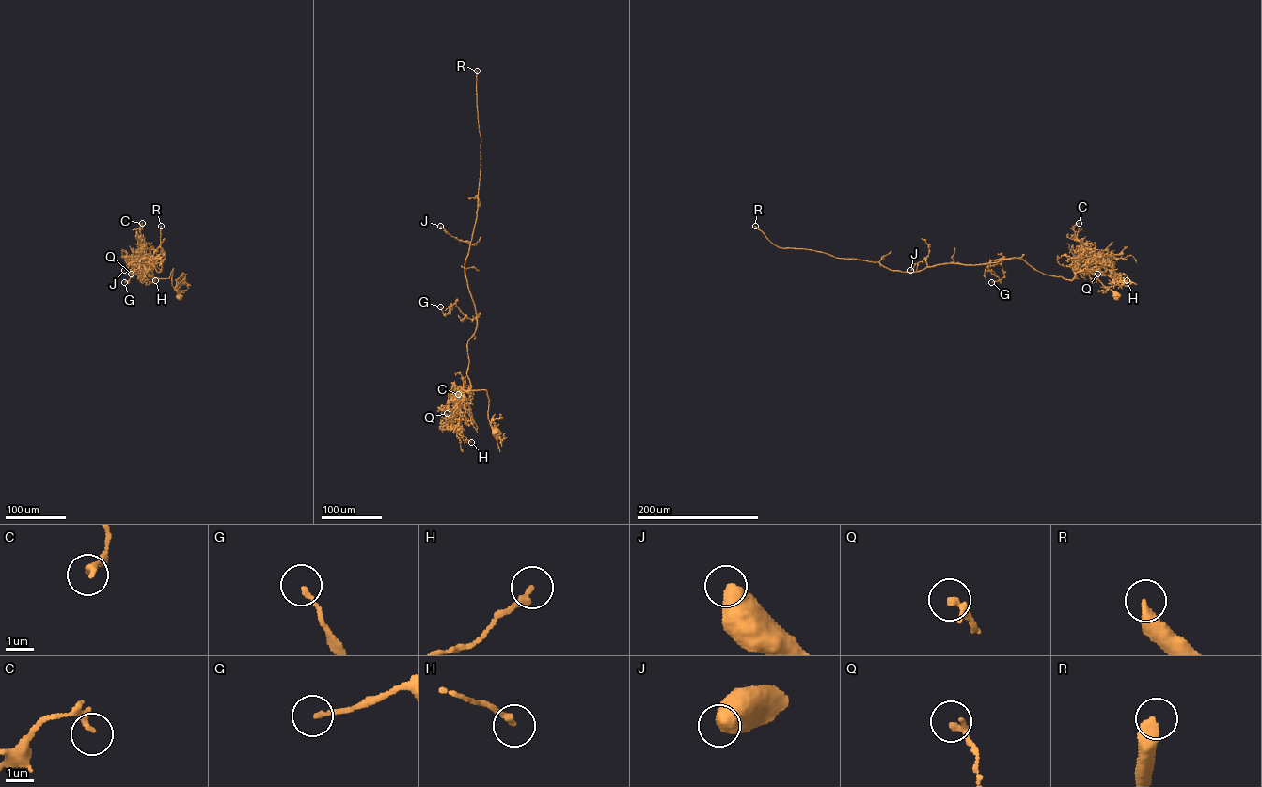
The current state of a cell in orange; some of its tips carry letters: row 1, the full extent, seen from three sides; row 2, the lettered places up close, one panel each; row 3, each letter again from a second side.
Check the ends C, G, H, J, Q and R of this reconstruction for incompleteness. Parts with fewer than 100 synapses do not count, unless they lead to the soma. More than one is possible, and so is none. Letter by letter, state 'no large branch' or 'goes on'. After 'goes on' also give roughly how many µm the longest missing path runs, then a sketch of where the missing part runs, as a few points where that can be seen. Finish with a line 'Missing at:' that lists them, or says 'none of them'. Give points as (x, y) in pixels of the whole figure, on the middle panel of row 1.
C: no large branch
G: no large branch
H: no large branch
J: no large branch
Q: no large branch
R: goes on; missing 180 µm; course (477, 70), (476, 51), (468, 26), (432, 6)
Missing at: R

